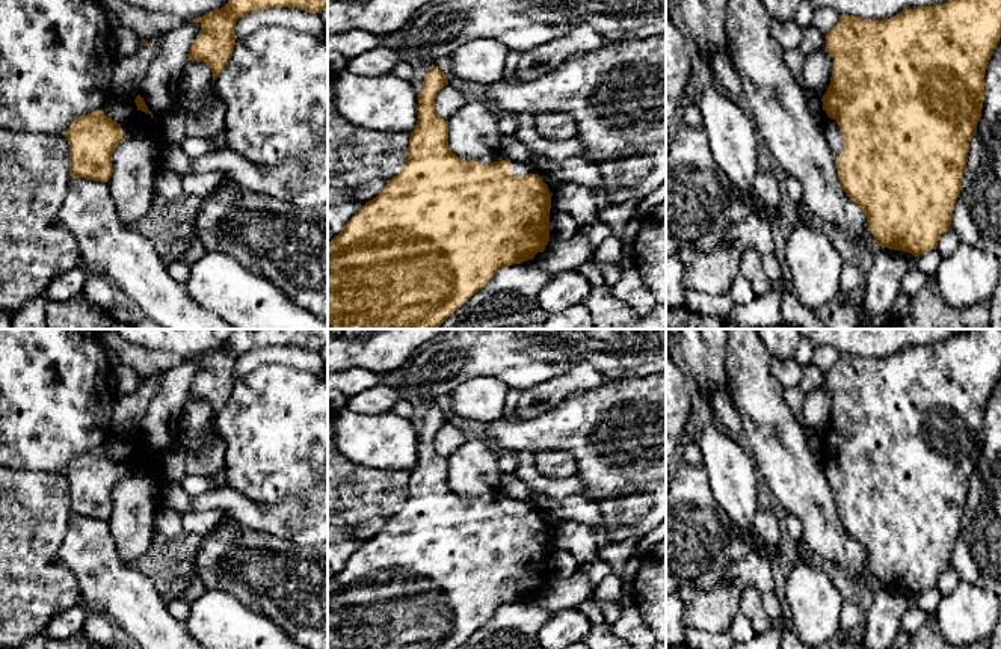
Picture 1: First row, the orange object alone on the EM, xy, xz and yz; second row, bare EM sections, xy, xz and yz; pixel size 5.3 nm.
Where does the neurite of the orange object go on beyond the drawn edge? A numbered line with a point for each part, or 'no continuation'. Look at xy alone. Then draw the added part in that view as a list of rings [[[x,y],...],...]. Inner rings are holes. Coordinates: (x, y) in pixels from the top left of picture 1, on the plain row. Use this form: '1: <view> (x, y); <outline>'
1: xy (142, 458); [[[137,448],[136,456],[131,460],[121,463],[121,471],[125,472],[128,477],[134,469],[146,466],[149,469],[154,469],[160,477],[163,477],[163,474],[160,472],[159,459],[160,456],[152,456],[149,451]]]

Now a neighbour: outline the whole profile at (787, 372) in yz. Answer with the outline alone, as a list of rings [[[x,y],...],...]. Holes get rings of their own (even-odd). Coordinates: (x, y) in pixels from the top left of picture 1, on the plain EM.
[[[772,358],[770,373],[782,385],[782,388],[794,388],[803,376],[803,368],[794,358]]]

